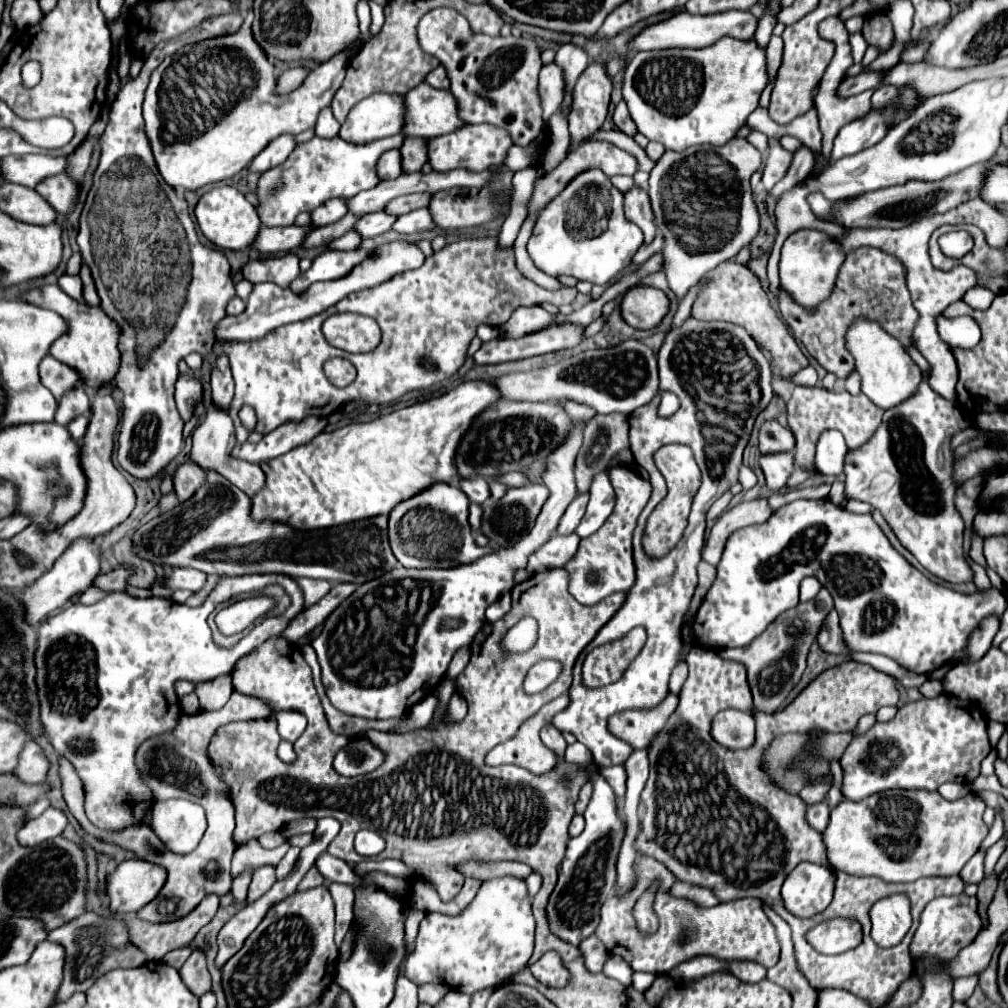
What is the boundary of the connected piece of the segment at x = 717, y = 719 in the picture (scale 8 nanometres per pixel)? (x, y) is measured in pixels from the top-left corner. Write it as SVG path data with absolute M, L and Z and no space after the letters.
M738 710L718 712L712 720L712 738L730 750L750 746L754 742L754 716Z

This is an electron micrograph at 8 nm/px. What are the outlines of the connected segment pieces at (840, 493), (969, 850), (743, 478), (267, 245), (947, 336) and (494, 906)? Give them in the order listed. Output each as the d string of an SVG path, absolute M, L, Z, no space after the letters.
M834 480L832 482L832 492L830 492L830 500L838 506L846 506L848 498L846 498L846 492L844 492L844 482L842 480Z
M886 790L862 802L842 800L832 808L828 828L824 830L830 864L846 874L878 876L886 882L914 882L924 876L960 874L988 834L988 826L982 820L984 808L986 804L978 794L968 794L956 802L948 802L938 792L926 790Z
M748 466L740 468L740 484L744 486L744 490L750 490L752 486L756 486L756 474Z
M308 224L308 226L286 226L286 228L262 228L252 246L264 254L274 254L280 250L290 252L294 248L300 248L312 230L314 230L312 224Z
M942 316L938 320L938 332L950 348L972 348L980 342L980 328L970 316L958 316L950 320Z
M514 876L486 880L460 916L426 914L414 950L404 962L404 976L414 984L442 982L456 990L464 988L466 994L498 986L526 966L534 948L534 928L526 880Z

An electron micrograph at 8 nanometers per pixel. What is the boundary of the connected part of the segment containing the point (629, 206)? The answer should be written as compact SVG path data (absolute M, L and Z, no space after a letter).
M634 186L624 194L624 212L626 218L632 218L632 222L636 222L636 226L644 232L644 242L652 242L652 238L656 236L654 214L650 198L646 192L642 192L642 188Z

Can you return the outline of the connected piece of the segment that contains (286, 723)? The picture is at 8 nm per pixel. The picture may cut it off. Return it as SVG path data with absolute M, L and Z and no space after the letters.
M280 710L276 712L278 734L282 740L296 742L307 726L306 717L298 710Z

